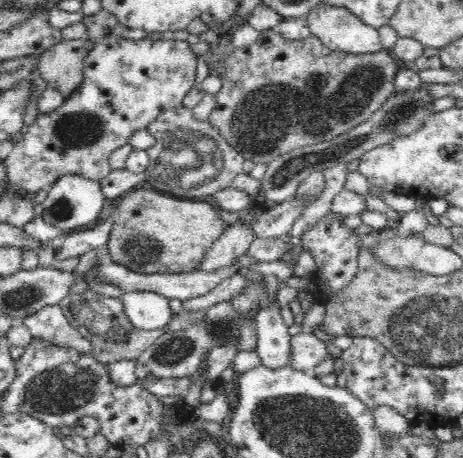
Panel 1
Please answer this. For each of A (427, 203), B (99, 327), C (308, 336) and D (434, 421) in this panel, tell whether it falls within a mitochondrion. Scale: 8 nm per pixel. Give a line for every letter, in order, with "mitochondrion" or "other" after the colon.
A: other
B: mitochondrion
C: other
D: other

